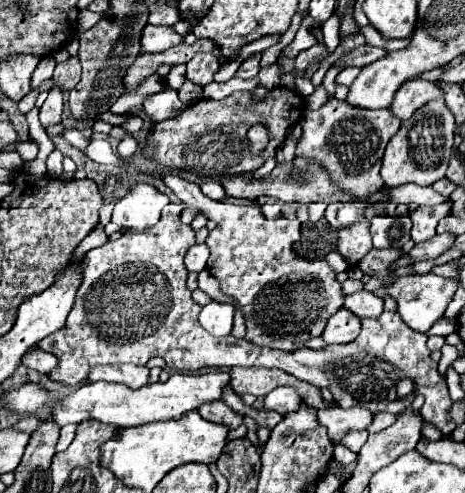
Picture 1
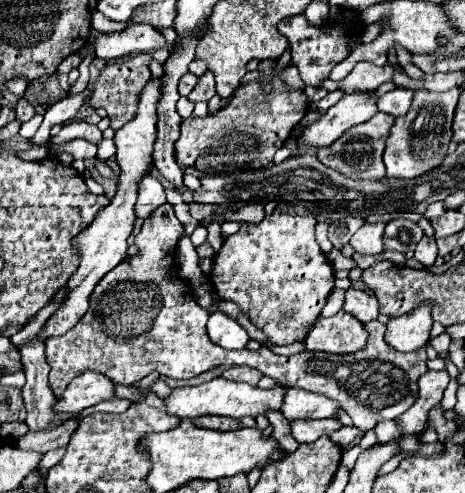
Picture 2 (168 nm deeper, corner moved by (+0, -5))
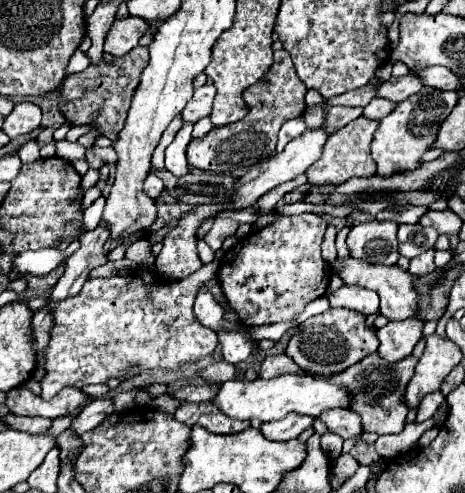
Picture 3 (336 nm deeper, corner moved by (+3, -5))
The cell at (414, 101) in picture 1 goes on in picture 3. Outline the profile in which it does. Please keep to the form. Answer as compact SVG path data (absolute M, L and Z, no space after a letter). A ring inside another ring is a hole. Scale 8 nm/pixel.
M372 98L372 102L368 106L364 106L364 116L372 118L372 120L380 120L380 118L388 116L392 112L392 108L396 108L394 102L384 100L384 98Z

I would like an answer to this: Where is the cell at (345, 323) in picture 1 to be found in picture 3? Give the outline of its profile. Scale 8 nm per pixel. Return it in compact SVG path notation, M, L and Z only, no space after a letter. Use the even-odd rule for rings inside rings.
M330 308L324 314L308 318L294 330L286 354L300 368L312 374L336 374L360 362L364 356L376 352L376 348L378 348L378 338L374 336L374 332L366 328L362 314L344 308Z

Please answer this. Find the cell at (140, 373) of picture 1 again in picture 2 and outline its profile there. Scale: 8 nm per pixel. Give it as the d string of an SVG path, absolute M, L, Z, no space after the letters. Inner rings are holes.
M85 372L69 382L65 392L57 398L53 410L61 414L77 414L93 404L113 398L113 388L115 384L105 380L105 376L99 376L99 372Z

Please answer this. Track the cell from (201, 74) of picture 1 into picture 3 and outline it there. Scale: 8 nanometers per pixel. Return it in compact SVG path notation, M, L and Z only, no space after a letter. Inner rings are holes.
M206 84L198 90L194 90L192 100L188 100L186 108L182 110L182 118L184 122L196 122L202 116L208 116L212 112L212 100L216 94L216 86L214 84Z

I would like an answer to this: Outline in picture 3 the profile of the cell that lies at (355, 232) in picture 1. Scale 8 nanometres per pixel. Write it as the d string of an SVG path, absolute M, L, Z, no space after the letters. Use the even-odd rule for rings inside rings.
M362 222L350 228L346 238L350 256L356 260L370 260L372 264L392 266L398 260L398 240L396 240L396 222Z

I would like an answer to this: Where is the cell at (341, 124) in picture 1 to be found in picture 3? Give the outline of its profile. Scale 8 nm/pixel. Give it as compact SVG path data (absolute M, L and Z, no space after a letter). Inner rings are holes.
M358 116L356 120L348 122L344 128L330 134L330 138L324 146L322 158L316 160L316 164L312 164L306 172L308 182L310 184L340 184L340 182L346 182L352 176L372 176L372 174L376 174L376 164L370 156L370 144L372 144L376 128L378 128L376 120L368 120L364 116Z

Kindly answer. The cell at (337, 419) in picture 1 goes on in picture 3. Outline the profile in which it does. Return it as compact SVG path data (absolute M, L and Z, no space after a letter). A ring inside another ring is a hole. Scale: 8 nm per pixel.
M288 414L284 416L282 420L276 420L276 422L264 422L262 424L262 432L268 440L280 440L280 442L286 442L286 440L294 440L298 438L304 430L312 428L314 426L314 418L312 416L300 416L300 414Z

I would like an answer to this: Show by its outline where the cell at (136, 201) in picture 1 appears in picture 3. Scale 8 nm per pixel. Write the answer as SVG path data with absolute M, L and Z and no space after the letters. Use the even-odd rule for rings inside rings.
M150 174L150 176L144 180L144 194L156 200L162 192L164 192L164 184L162 184L162 180L160 180L158 176Z

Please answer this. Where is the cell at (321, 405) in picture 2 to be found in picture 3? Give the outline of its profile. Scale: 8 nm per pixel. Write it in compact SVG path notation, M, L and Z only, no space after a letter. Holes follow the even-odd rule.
M332 408L332 412L322 412L318 420L322 420L330 432L342 436L344 440L362 434L360 416L348 408Z

